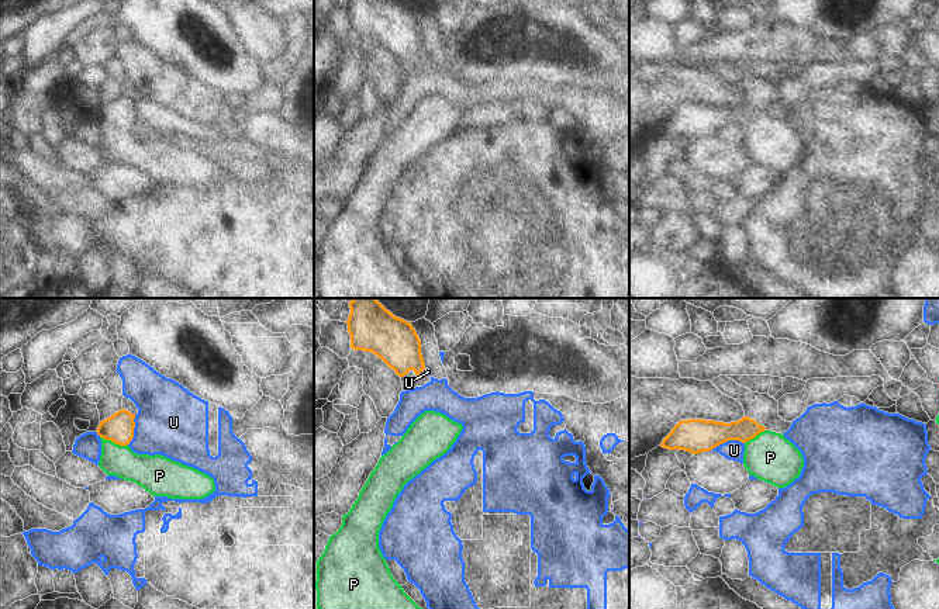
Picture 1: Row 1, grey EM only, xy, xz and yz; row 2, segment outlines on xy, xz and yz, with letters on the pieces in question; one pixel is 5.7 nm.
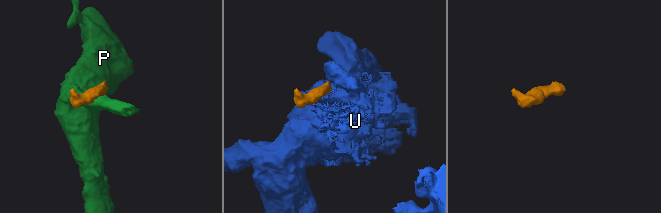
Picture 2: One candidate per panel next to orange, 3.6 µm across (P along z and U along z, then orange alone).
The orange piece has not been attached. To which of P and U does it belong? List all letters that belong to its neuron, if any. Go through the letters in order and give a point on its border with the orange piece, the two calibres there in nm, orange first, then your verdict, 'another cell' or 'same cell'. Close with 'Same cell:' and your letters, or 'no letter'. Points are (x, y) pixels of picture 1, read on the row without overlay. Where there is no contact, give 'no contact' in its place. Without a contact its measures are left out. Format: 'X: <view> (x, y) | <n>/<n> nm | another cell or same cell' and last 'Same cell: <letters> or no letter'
P: xy (114, 127) | 170/190 nm | same cell
U: yz (727, 125) | 190/110 nm | another cell
Same cell: P

